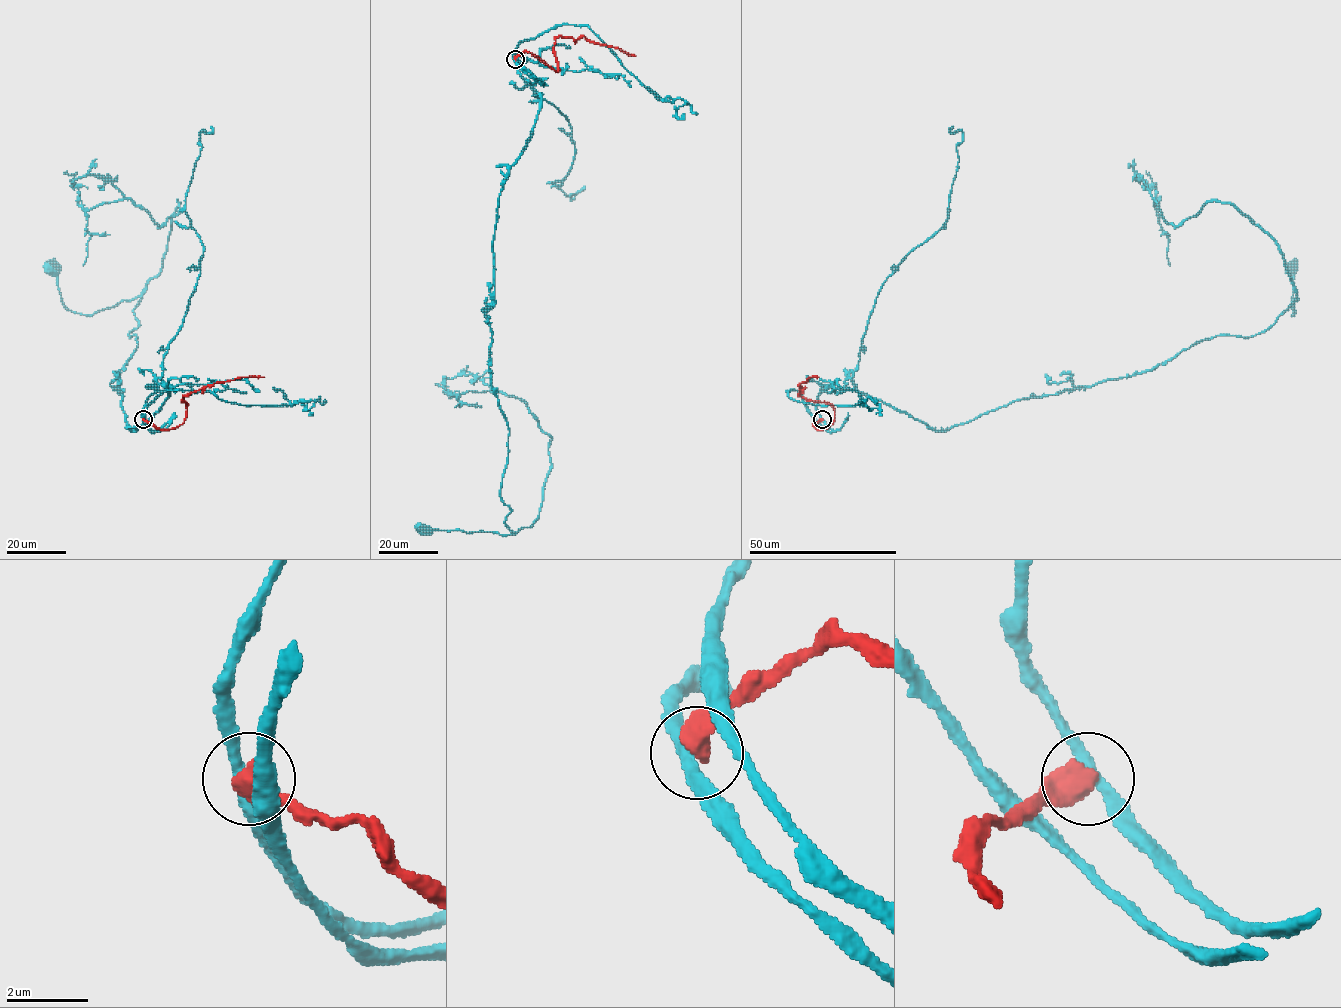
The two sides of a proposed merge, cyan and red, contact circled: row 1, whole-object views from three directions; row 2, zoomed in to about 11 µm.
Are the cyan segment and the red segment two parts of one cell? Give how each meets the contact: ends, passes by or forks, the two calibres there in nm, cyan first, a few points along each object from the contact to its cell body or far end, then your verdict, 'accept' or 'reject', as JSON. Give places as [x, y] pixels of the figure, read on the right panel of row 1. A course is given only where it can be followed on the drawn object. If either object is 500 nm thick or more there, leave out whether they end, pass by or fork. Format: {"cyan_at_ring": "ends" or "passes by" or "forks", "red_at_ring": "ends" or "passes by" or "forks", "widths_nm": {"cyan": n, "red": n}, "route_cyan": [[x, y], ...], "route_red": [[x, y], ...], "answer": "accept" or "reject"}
{"widths_nm": {"cyan": 280, "red": 600}, "route_cyan": [[821, 419], [821, 389], [849, 378], [944, 431], [1145, 372], [1263, 333], [1296, 296], [1293, 315], [1292, 267]], "route_red": [[821, 419], [814, 424], [816, 429], [833, 421], [834, 408], [799, 395], [798, 385], [818, 376]], "answer": "reject"}

